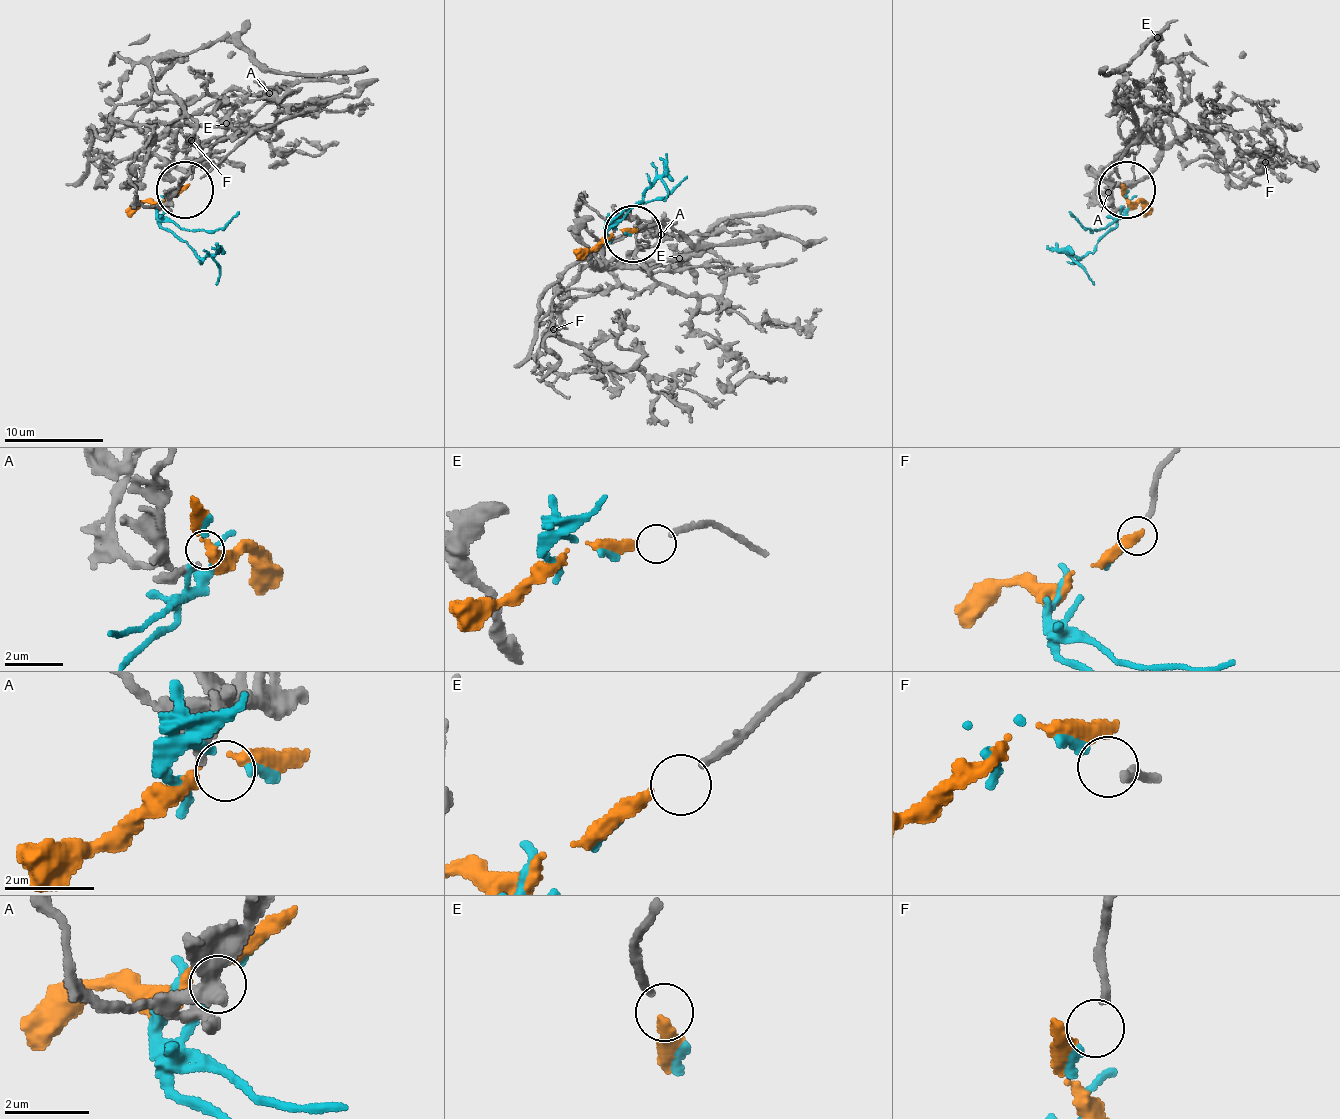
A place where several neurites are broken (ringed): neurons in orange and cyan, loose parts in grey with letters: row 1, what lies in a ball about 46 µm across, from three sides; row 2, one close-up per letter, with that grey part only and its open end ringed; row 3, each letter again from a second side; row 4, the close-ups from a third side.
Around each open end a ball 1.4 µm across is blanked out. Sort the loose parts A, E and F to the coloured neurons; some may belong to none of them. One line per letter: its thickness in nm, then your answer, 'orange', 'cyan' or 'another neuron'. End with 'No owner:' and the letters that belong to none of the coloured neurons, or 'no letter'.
A: 190 nm thick; another neuron
E: 190 nm thick; orange
F: 170 nm thick; cyan
No owner: A

